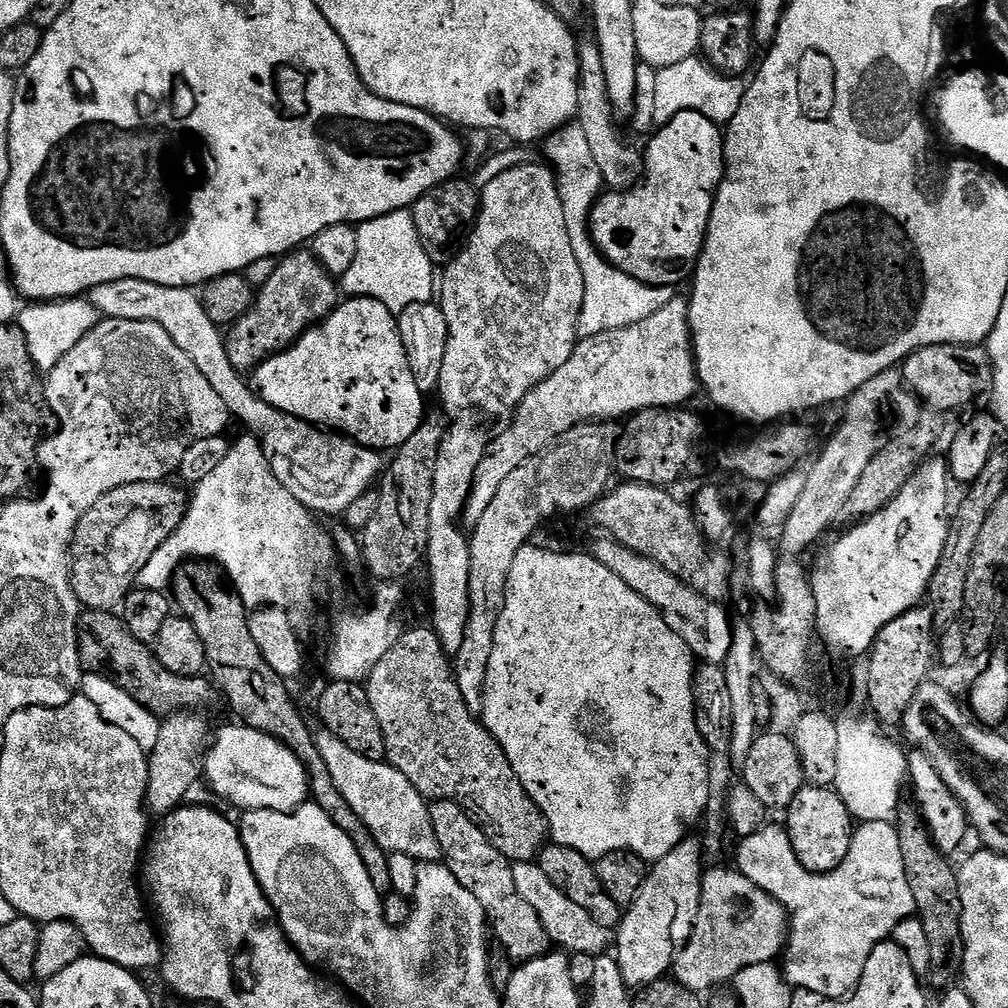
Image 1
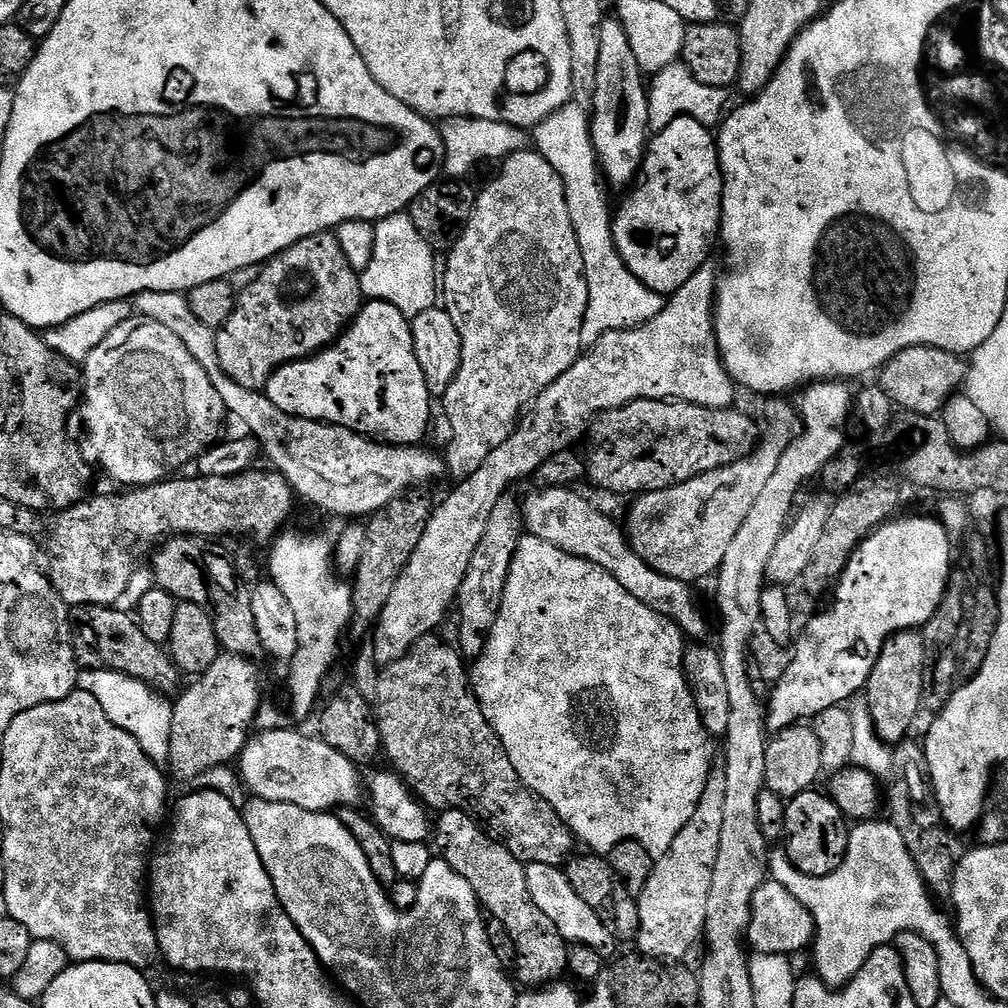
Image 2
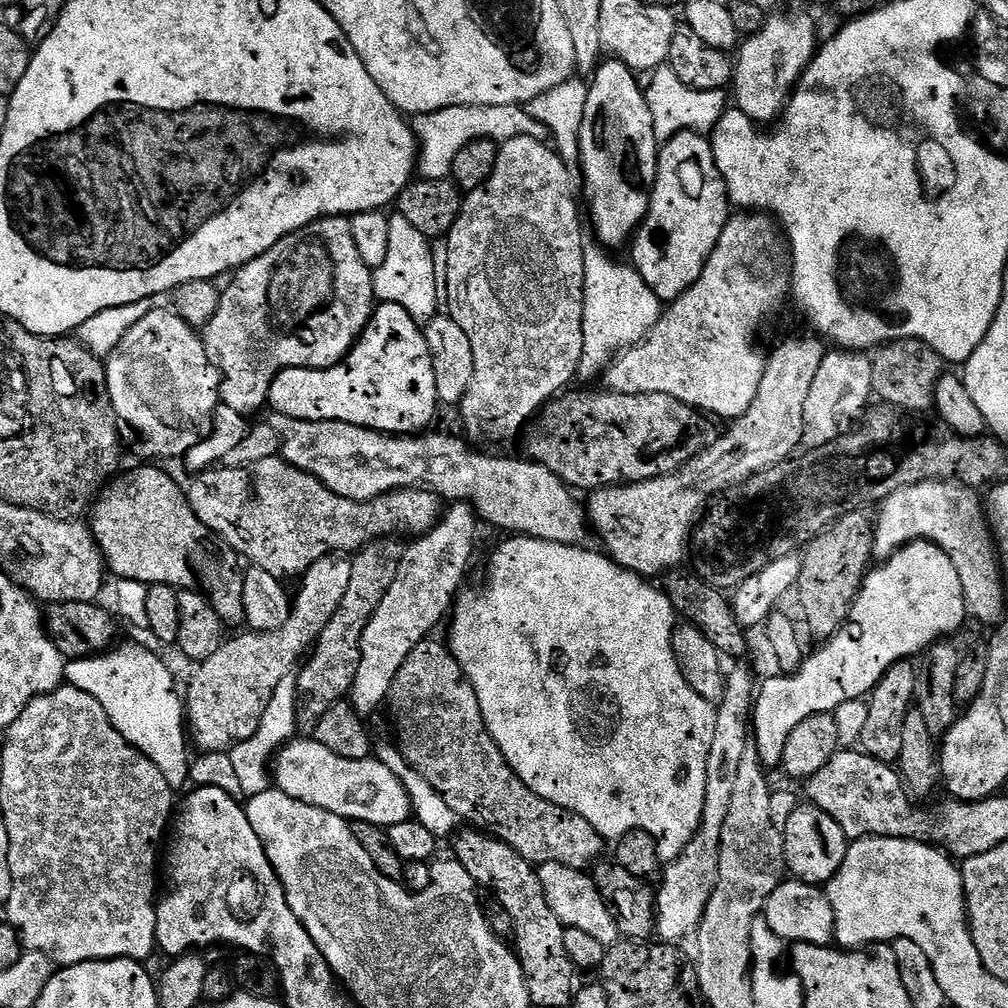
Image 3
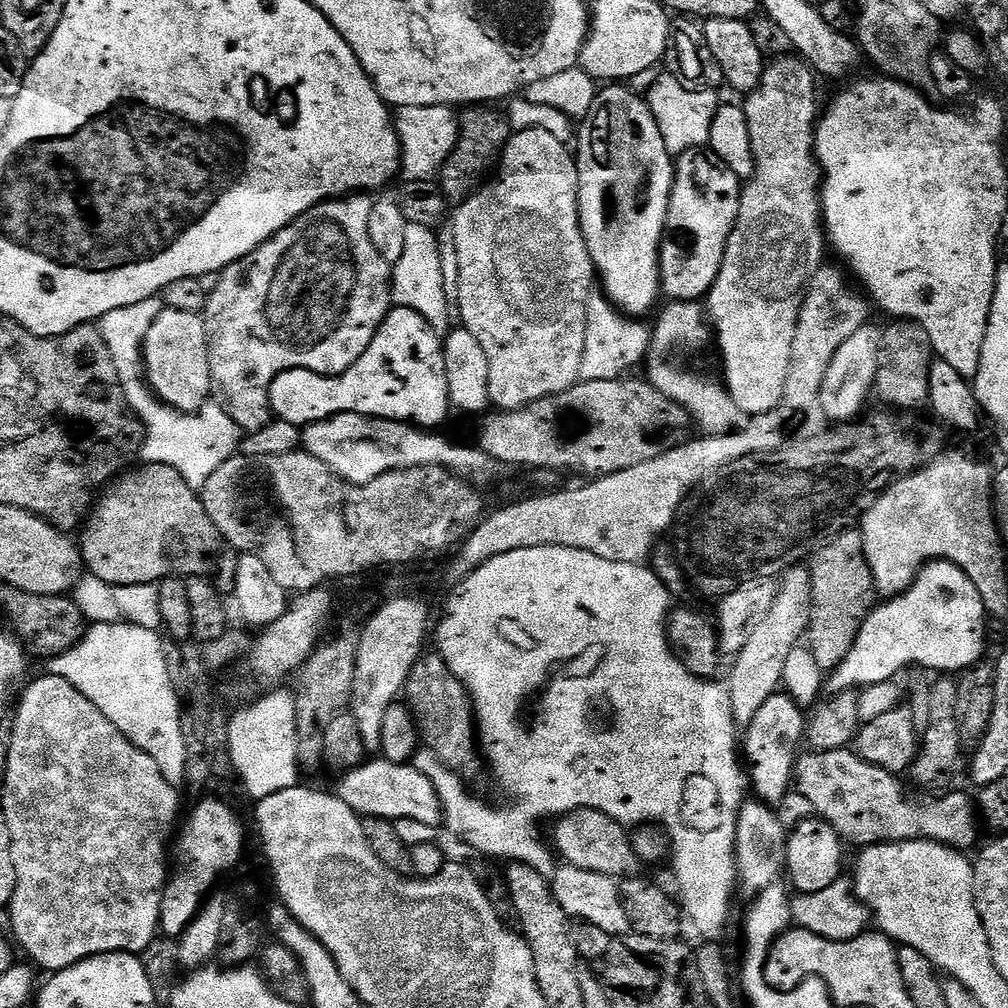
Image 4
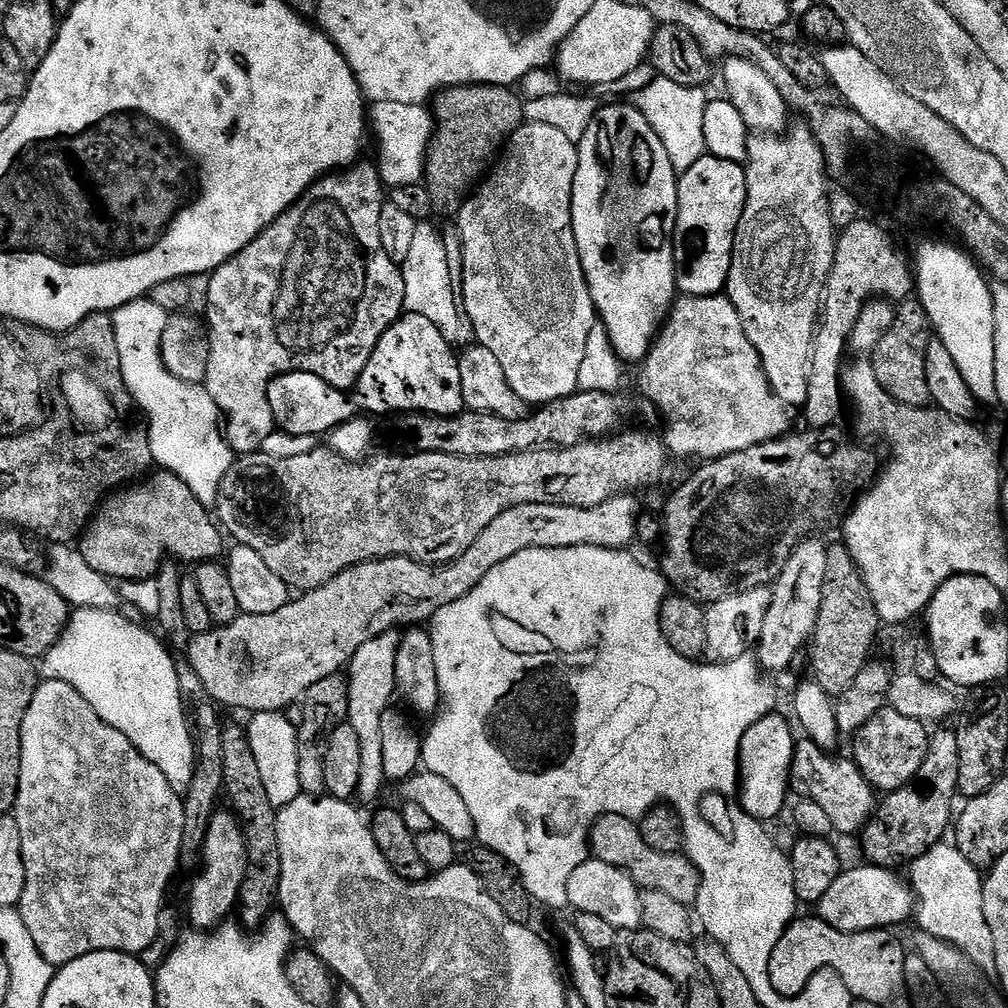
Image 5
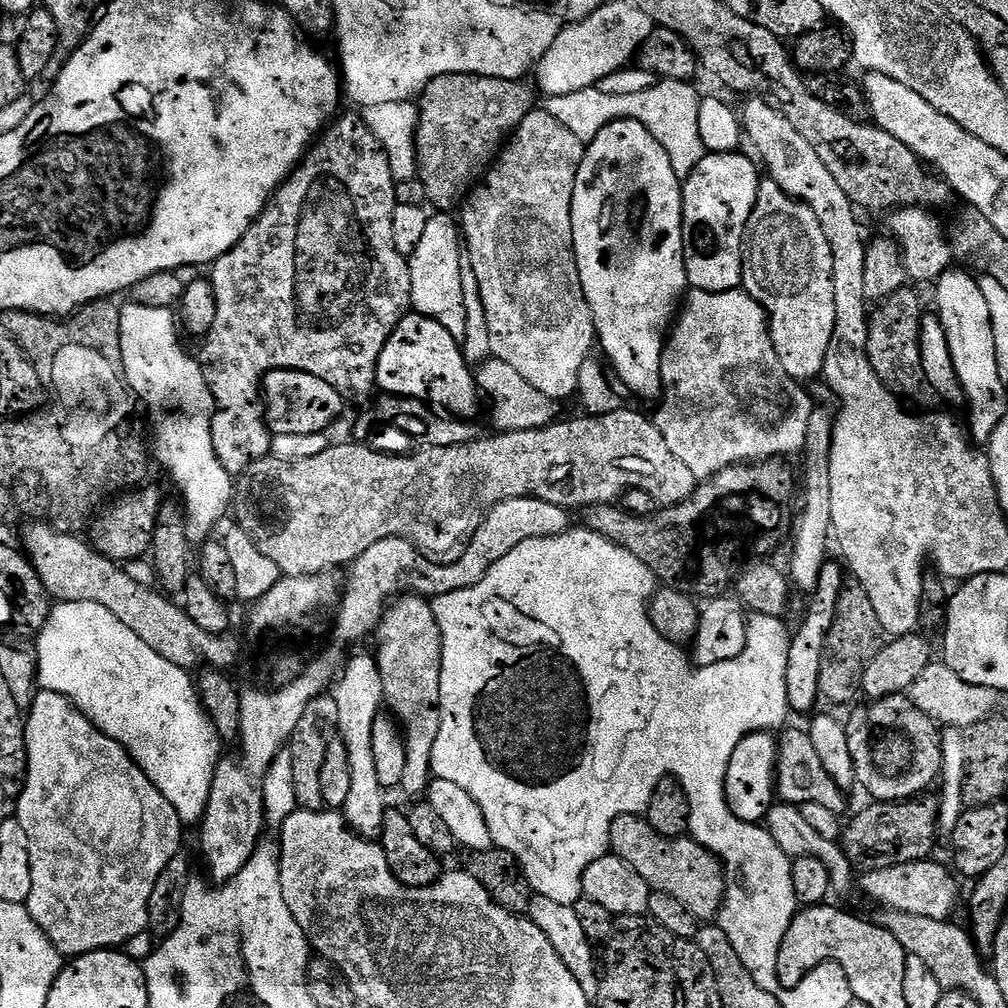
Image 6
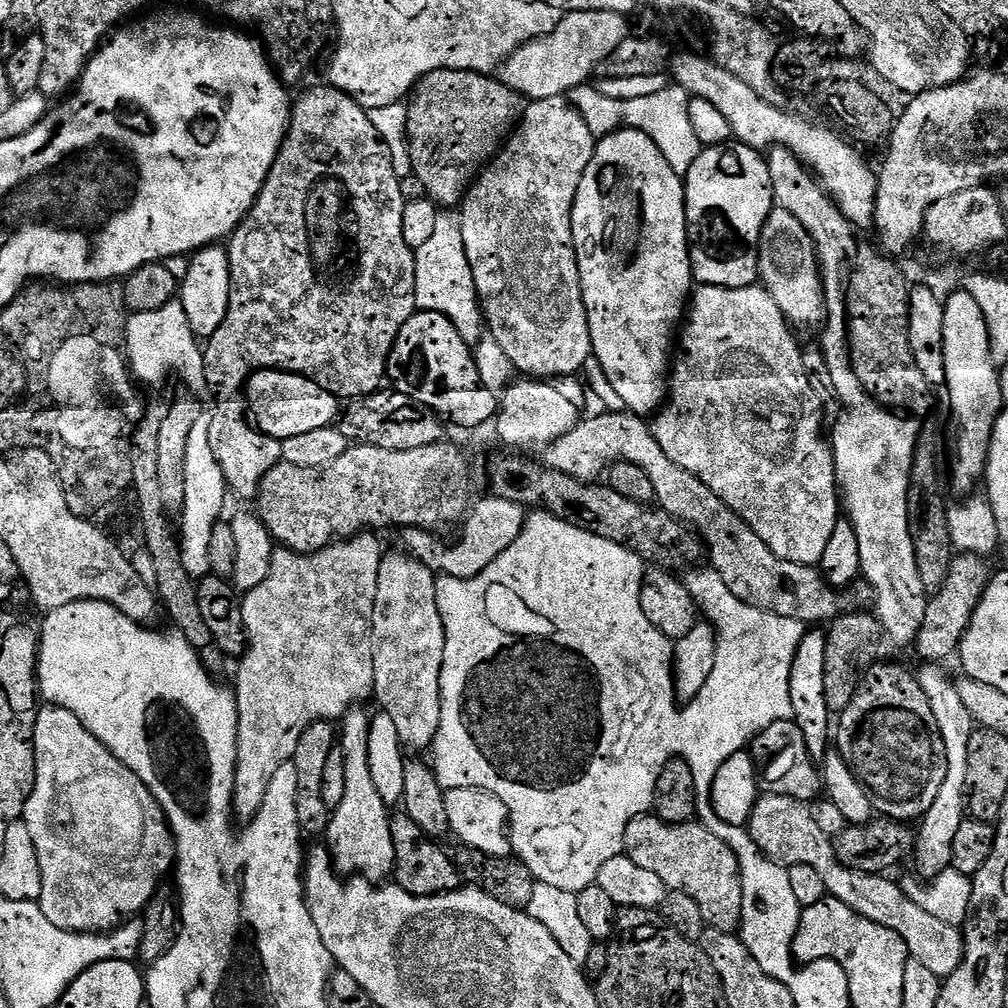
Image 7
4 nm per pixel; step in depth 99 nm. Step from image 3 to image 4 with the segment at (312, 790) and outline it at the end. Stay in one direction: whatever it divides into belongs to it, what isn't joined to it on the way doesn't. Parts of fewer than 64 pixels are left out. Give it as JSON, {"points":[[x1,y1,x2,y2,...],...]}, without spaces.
{"points":[[372,758,359,768,343,773,339,779,340,800,346,802,346,806,350,806,350,810,354,810,361,818,373,816,393,822,398,818,414,818,417,822,437,829,444,824,444,807,440,805,432,780,411,763,395,764,383,758]]}

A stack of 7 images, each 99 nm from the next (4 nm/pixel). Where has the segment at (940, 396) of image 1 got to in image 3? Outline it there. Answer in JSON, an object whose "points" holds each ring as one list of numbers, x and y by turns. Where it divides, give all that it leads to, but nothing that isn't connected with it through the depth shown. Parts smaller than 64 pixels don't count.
{"points":[[895,340,892,344,885,344,872,356,872,391,877,397,881,396,885,405,901,408,903,412,924,414,935,405,936,384,945,375,946,364,930,346,920,340]]}

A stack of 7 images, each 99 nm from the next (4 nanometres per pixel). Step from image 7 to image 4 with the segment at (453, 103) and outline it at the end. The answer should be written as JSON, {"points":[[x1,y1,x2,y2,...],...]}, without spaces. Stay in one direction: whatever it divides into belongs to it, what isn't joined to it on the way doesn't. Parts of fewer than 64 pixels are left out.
{"points":[[472,106,459,117,460,136,456,140,450,158,440,168,438,183,449,205,459,206,485,183,486,177,499,161,504,147,508,144,510,125,503,115,495,112,492,106]]}

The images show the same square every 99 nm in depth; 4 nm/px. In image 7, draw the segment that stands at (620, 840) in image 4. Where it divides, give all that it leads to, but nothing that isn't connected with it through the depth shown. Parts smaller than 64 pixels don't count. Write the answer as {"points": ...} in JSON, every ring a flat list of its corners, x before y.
{"points":[[655,814,634,817,626,826,623,855,662,878,665,889,690,894,702,910,705,925,735,933,742,918,742,882,738,858,718,834,699,822,667,824]]}

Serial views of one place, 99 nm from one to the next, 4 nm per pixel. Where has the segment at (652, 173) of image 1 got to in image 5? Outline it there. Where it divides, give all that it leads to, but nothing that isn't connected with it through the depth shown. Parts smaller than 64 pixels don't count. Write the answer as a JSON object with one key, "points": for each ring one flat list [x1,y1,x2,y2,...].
{"points":[[705,154,678,176,678,218,672,231,676,290,686,296,719,296,728,287,734,234,746,206,744,164]]}

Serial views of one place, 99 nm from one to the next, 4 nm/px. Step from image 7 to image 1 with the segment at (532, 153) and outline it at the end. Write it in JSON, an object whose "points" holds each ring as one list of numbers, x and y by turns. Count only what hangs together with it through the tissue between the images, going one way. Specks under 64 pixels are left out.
{"points":[[538,162,514,166,499,174,480,192,476,223,472,225,463,248,443,269,444,280,442,276,438,284,438,303,448,327,438,397,444,403,442,411,448,422,448,431,444,433,438,462,434,466,426,565,428,596,432,599,430,627,449,658,455,658,462,647,470,616,470,546,469,537,460,523,478,462,482,462,482,454,486,454,492,439,508,427,522,398,526,398,526,394,530,394,530,390,537,388,547,376,554,374,558,366,563,366,578,343,576,331,584,297,582,271,570,246,556,177,551,167,543,166]]}

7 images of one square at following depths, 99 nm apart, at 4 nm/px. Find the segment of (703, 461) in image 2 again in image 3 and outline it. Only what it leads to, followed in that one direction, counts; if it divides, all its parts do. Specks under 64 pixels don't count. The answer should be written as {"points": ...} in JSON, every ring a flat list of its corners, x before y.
{"points":[[604,390,601,396,595,396,592,392,571,392,569,391,559,398,549,400,539,415,535,417,531,427,527,429,527,432,529,431,528,437,526,437,526,432,523,440,525,439,524,448,528,451,525,453,531,459,535,460,537,464,546,466,554,474,558,474,560,481,567,484,573,490,579,490,581,488,584,494,591,494,597,488,614,488,622,484,637,484,638,482,654,480,659,476,668,476,671,472,676,472,678,469,687,466,706,447,704,428,700,425,700,419,702,419,701,413,697,409,690,407,686,402,678,402,678,398,670,398,666,394,618,394,611,390]]}

